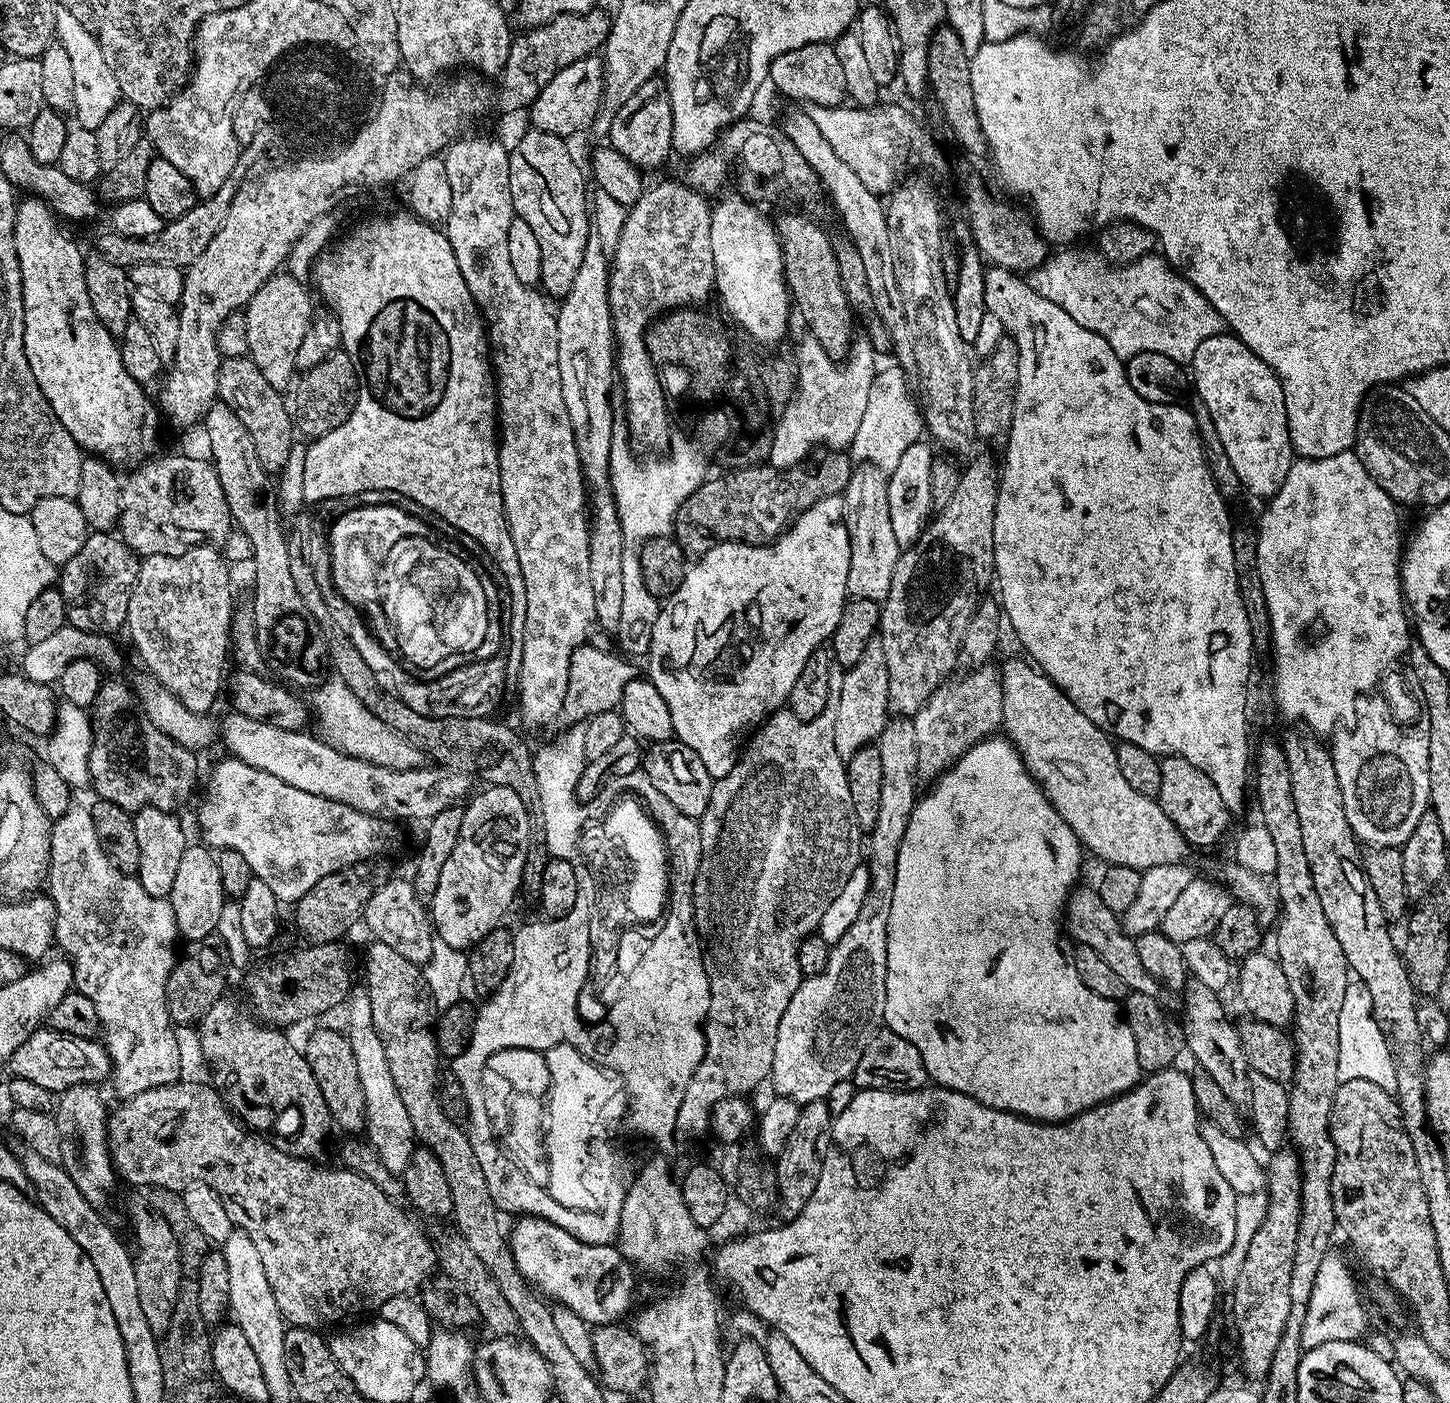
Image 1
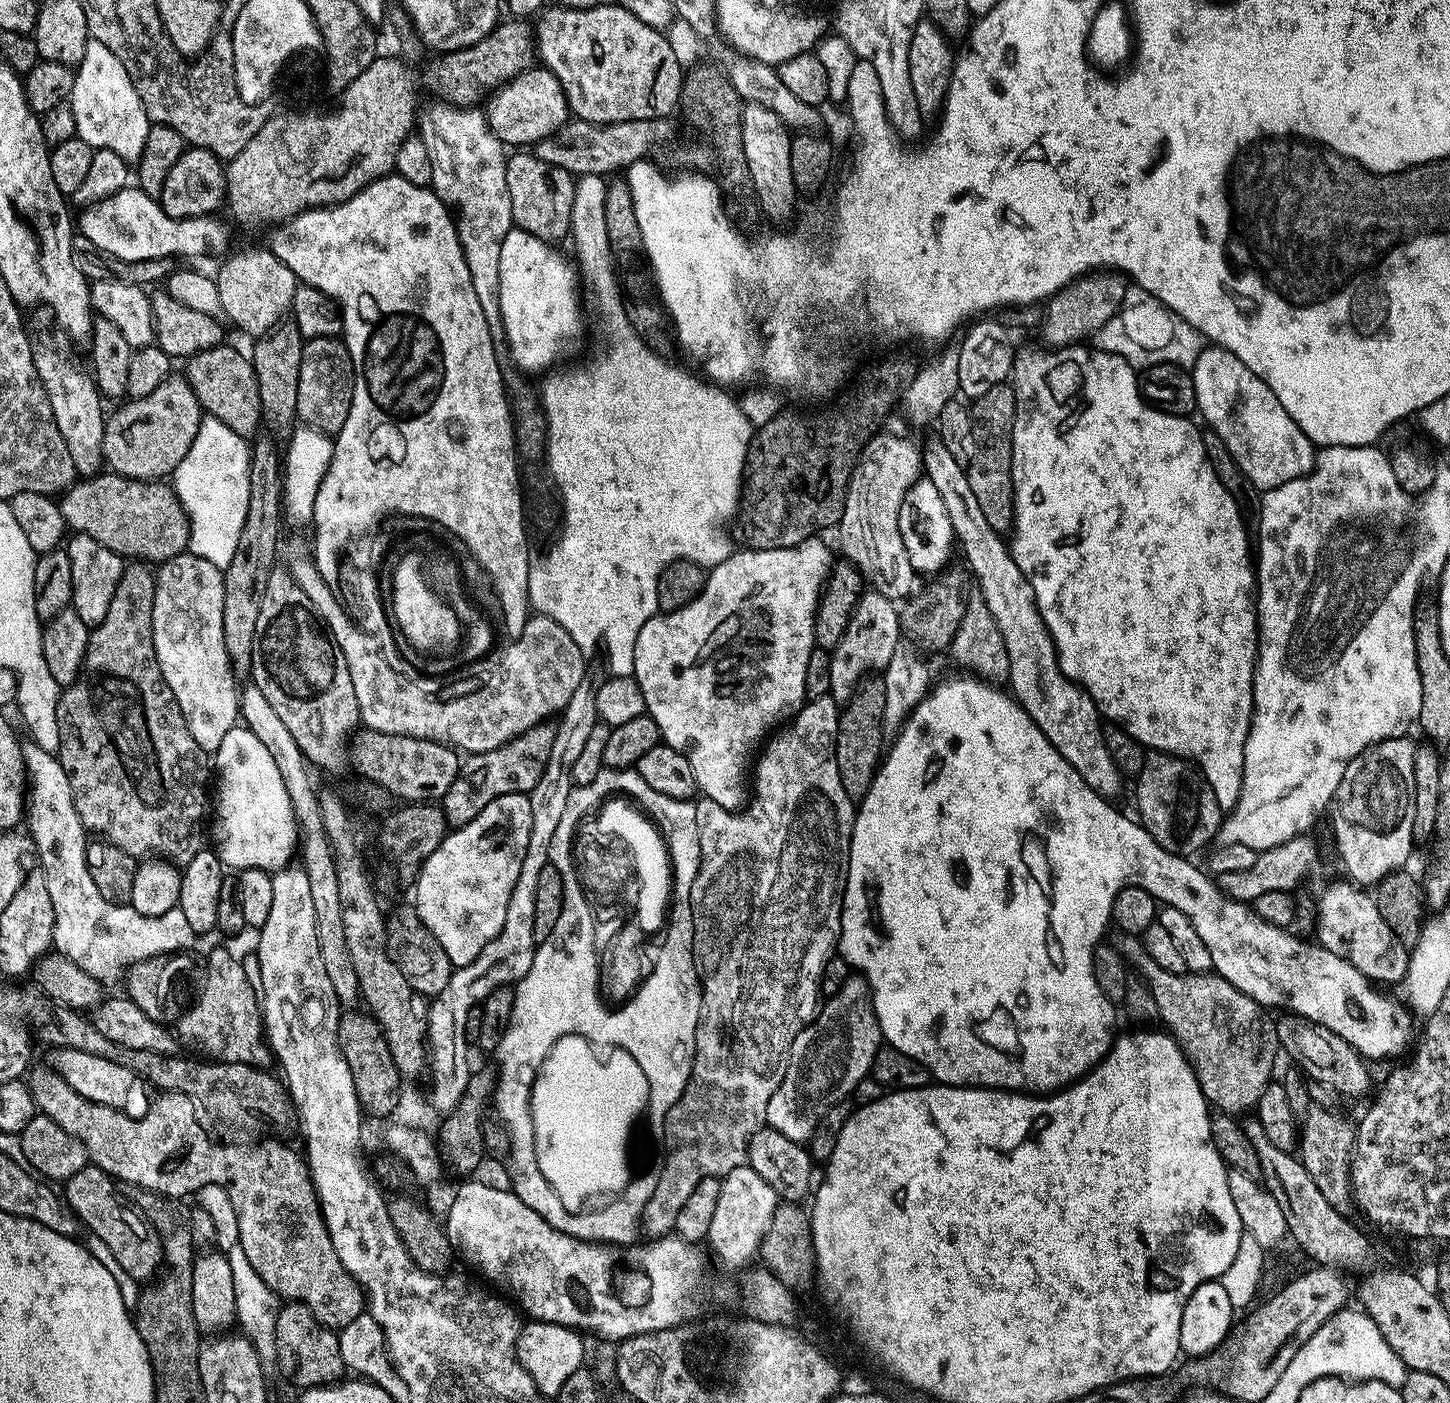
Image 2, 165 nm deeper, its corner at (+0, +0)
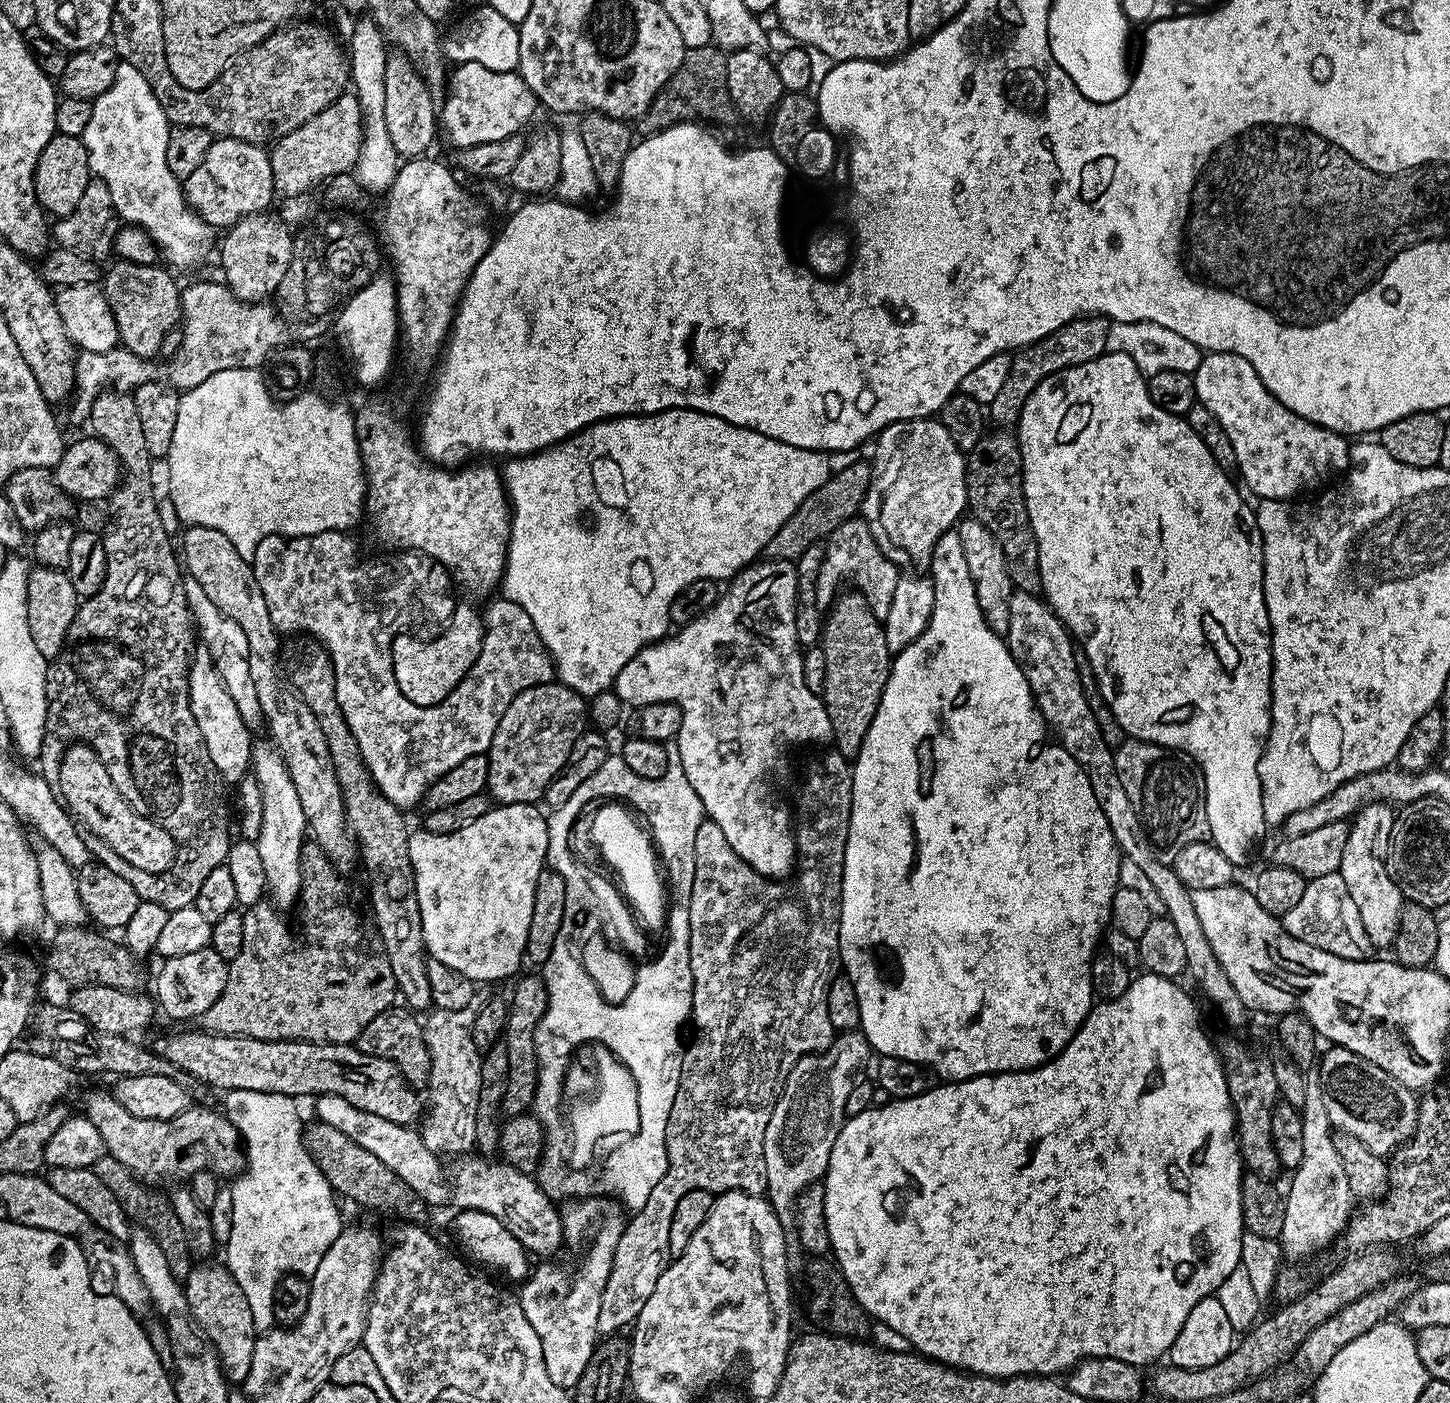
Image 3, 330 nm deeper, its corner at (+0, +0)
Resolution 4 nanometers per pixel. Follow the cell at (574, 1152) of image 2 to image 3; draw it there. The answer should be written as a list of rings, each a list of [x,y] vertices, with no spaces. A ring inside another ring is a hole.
[[[598,1046],[587,1051],[582,1066],[574,1066],[565,1079],[572,1096],[580,1098],[576,1107],[576,1160],[580,1164],[588,1160],[596,1136],[616,1132],[616,1128],[640,1128],[640,1100],[632,1092],[628,1068],[607,1048]]]

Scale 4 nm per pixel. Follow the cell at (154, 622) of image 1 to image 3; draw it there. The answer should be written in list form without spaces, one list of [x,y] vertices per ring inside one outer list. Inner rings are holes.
[[[203,646],[195,649],[192,664],[188,667],[188,697],[194,722],[198,722],[198,730],[202,730],[202,742],[206,742],[206,750],[210,753],[210,762],[214,762],[214,770],[218,770],[225,785],[239,785],[249,775],[252,766],[254,738],[248,734],[249,725],[244,724],[242,715],[238,714],[238,707],[234,706],[210,654]]]

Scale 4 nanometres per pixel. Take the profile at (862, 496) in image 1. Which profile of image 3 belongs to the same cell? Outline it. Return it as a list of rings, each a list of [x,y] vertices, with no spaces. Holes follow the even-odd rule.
[[[938,418],[894,422],[880,431],[880,435],[875,437],[875,444],[875,475],[864,499],[862,518],[870,526],[870,534],[874,534],[874,542],[878,542],[882,554],[886,554],[886,558],[894,562],[897,568],[931,569],[932,554],[938,538],[942,538],[942,534],[953,531],[968,508],[966,490],[968,466],[965,453],[954,444],[950,432]]]

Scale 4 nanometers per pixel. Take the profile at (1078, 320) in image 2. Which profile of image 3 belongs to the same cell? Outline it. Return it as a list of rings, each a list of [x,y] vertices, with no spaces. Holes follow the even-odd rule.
[[[1082,316],[1079,320],[1071,320],[1052,336],[1019,349],[1011,357],[1012,365],[1002,390],[990,405],[992,420],[996,423],[993,425],[1000,430],[1008,430],[1019,425],[1022,406],[1026,398],[1030,398],[1034,386],[1038,386],[1038,382],[1042,382],[1050,374],[1061,372],[1070,366],[1078,366],[1082,362],[1090,362],[1104,355],[1108,351],[1108,335],[1111,329],[1112,324],[1106,316]]]

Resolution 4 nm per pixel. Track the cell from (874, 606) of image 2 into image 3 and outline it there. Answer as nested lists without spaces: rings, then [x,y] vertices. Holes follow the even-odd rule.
[[[853,518],[842,522],[842,526],[838,526],[838,530],[834,530],[826,538],[824,561],[816,579],[816,591],[821,601],[831,601],[834,594],[841,591],[840,583],[849,580],[852,583],[849,585],[866,598],[870,610],[883,618],[890,610],[890,601],[894,599],[894,586],[898,586],[901,575],[901,569],[894,562],[890,562],[886,554],[882,554],[878,542],[874,542],[874,534],[870,534],[870,526],[865,520]]]

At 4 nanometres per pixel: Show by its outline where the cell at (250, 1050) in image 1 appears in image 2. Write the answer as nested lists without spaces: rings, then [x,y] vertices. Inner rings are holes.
[[[216,948],[213,950],[212,953],[208,956],[208,965],[205,963],[202,968],[202,981],[204,980],[204,985],[200,988],[200,997],[196,1000],[196,1008],[192,1008],[183,1013],[178,1021],[178,1032],[180,1028],[179,1035],[183,1037],[185,1036],[188,1040],[193,1040],[194,1043],[200,1044],[200,1048],[202,1051],[201,1053],[207,1054],[209,1057],[212,1058],[244,1058],[248,1055],[247,1052],[251,1050],[252,1047],[255,1046],[256,1043],[261,1043],[262,1040],[262,1004],[261,1001],[258,999],[258,992],[257,989],[254,987],[254,980],[248,977],[248,972],[246,969],[240,965],[240,960],[238,957],[235,956],[234,953],[231,952],[228,948]]]

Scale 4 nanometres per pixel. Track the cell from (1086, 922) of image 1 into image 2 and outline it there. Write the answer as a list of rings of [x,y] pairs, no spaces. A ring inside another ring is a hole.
[[[1128,932],[1115,933],[1114,946],[1129,969],[1138,971],[1158,1006],[1159,1023],[1171,1034],[1192,1064],[1204,1099],[1217,1113],[1233,1118],[1251,1113],[1262,1094],[1273,1083],[1276,1052],[1281,1051],[1275,1023],[1264,1020],[1265,1009],[1254,998],[1242,994],[1226,978],[1210,972],[1171,972],[1162,970],[1150,954],[1146,954],[1140,936]]]

